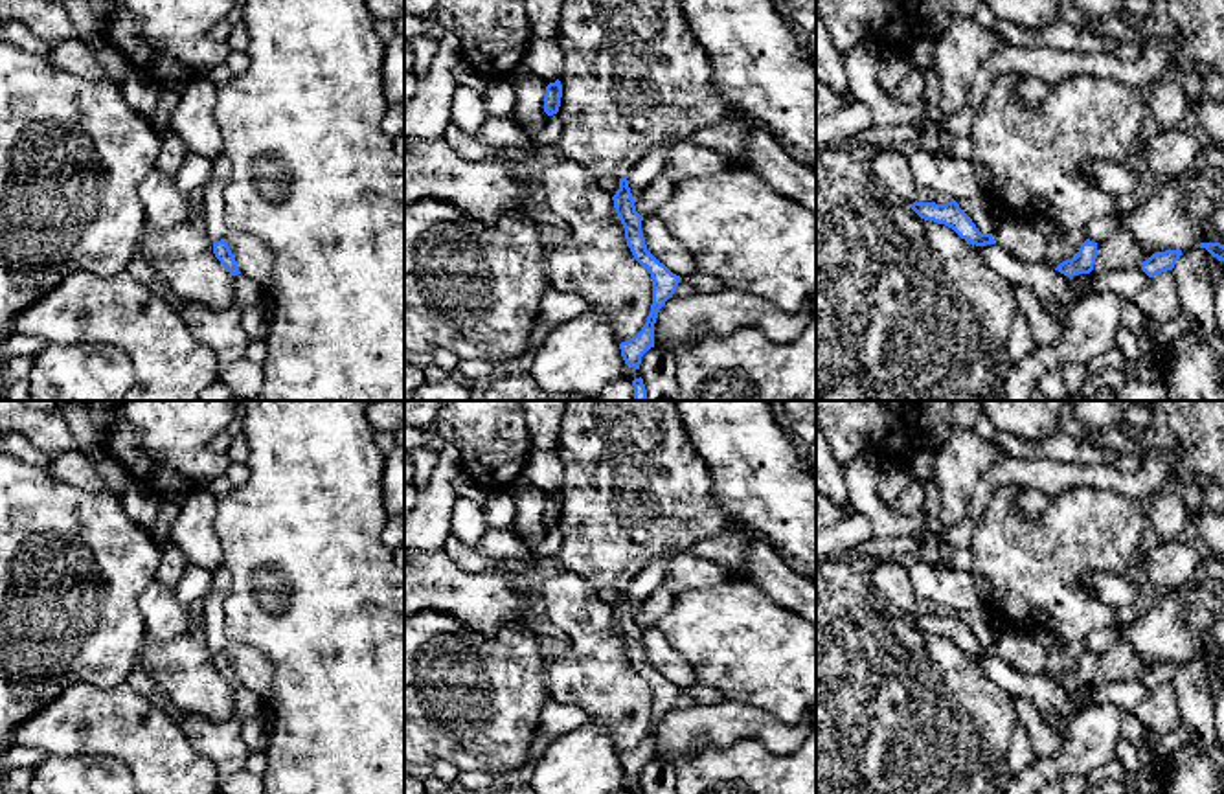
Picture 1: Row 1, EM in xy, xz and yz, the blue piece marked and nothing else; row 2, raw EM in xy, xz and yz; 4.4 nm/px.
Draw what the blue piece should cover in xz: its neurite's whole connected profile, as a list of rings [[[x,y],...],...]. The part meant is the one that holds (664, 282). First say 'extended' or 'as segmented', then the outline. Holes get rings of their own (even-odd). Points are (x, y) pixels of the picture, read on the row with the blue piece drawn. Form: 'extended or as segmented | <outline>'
as segmented | [[[629,173],[623,178],[619,178],[619,189],[612,197],[614,208],[625,228],[627,246],[630,248],[634,259],[641,267],[645,267],[652,278],[652,305],[651,305],[647,322],[638,335],[619,344],[625,364],[634,369],[640,369],[641,357],[651,347],[654,347],[654,323],[656,323],[658,312],[665,305],[665,301],[673,298],[682,278],[673,274],[663,263],[660,263],[647,250],[645,237],[641,232],[643,217],[636,211],[627,178],[629,178]]]

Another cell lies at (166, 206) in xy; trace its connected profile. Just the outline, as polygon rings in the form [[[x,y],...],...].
[[[149,175],[138,186],[138,197],[145,210],[145,228],[165,232],[191,219],[191,198],[176,187],[173,176]]]

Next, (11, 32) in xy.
[[[0,20],[0,42],[18,46],[40,57],[48,57],[50,53],[50,44],[17,20]]]

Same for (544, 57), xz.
[[[533,37],[522,66],[550,85],[559,79],[562,61],[564,53],[557,39]]]

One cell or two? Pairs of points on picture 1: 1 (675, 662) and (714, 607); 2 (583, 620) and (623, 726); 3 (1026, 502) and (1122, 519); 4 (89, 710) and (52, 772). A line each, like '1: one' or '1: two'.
1: two
2: one
3: two
4: two

